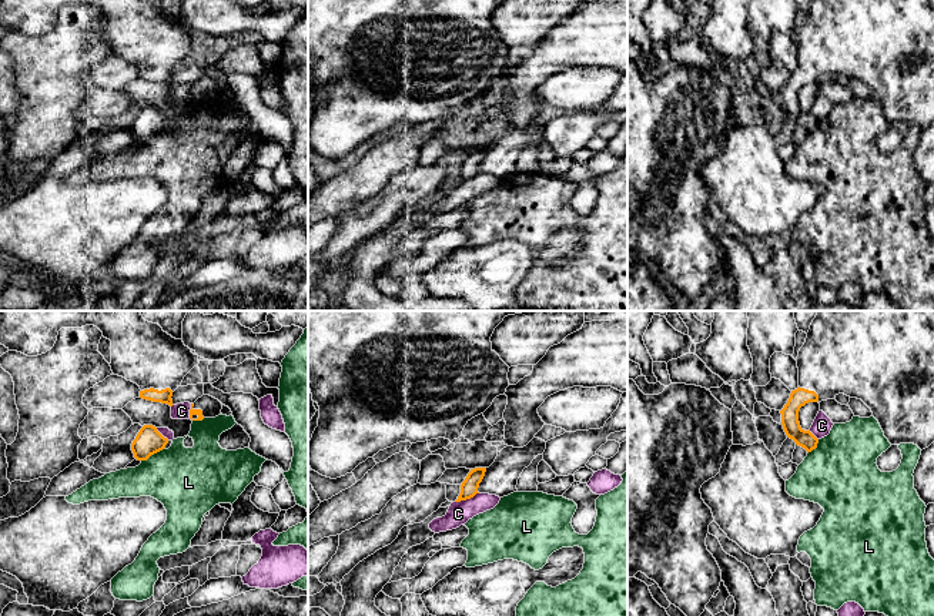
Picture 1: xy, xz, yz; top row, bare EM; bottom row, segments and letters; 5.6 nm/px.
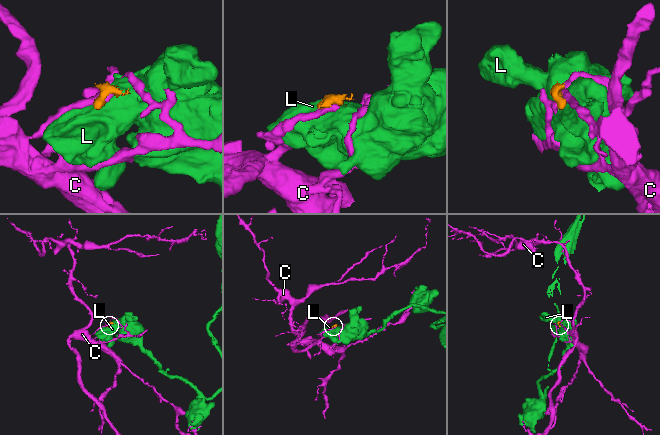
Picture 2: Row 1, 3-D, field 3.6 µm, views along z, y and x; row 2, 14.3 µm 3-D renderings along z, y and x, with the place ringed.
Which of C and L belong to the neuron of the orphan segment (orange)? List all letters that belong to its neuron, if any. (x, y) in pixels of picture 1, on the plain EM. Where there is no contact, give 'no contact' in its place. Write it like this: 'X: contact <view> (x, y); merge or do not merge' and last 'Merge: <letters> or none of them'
C: contact xz (466, 178); do not merge
L: contact xy (151, 134); do not merge
Merge: none of them

